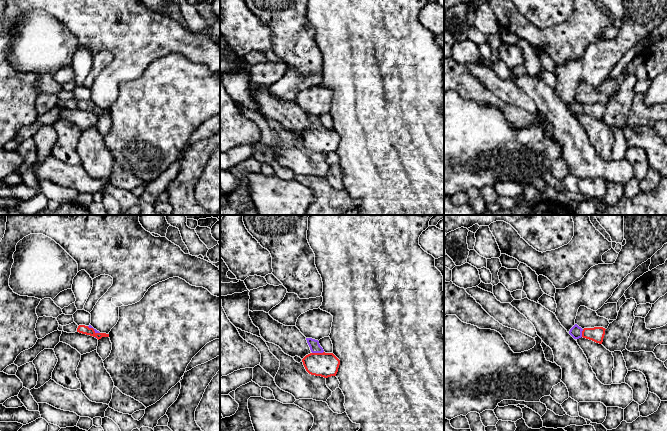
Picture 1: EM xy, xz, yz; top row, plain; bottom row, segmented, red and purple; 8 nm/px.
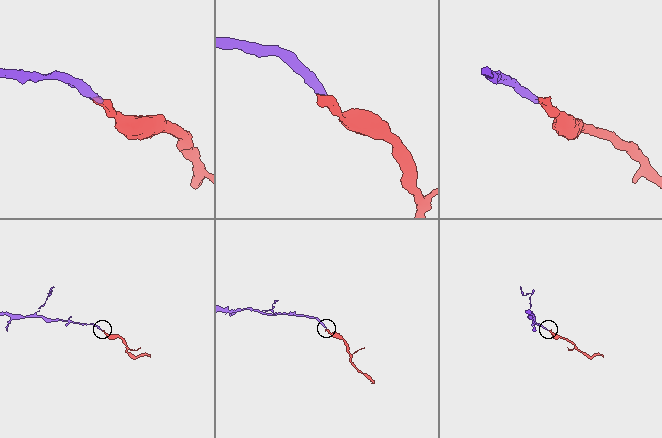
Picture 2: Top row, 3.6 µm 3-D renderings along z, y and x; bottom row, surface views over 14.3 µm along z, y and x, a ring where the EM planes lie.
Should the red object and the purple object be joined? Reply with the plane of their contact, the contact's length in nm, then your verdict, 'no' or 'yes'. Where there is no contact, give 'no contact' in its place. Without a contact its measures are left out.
meets red in xz; contact 100 nm long; yes

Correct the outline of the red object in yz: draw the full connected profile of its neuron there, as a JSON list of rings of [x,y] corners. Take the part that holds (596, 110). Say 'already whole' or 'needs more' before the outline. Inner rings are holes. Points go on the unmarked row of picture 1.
needs more; [[[575,100],[569,107],[569,110],[574,115],[579,115],[581,113],[592,116],[596,119],[602,120],[605,111],[605,104],[594,103],[594,104],[584,104],[582,105],[577,100]]]

